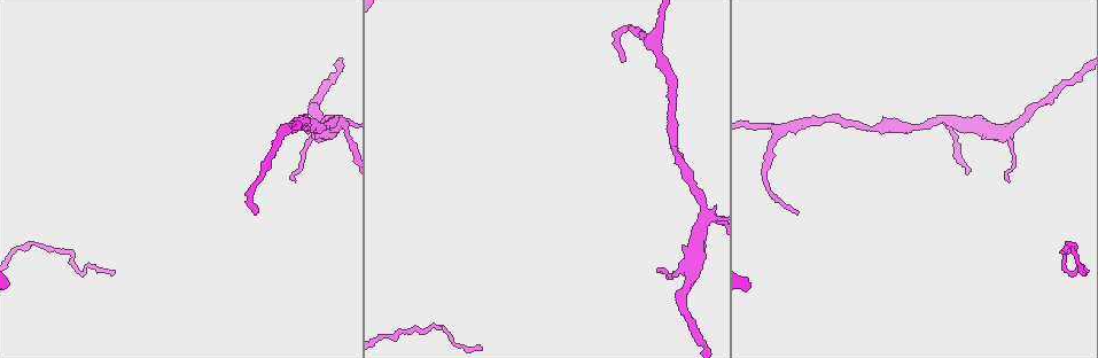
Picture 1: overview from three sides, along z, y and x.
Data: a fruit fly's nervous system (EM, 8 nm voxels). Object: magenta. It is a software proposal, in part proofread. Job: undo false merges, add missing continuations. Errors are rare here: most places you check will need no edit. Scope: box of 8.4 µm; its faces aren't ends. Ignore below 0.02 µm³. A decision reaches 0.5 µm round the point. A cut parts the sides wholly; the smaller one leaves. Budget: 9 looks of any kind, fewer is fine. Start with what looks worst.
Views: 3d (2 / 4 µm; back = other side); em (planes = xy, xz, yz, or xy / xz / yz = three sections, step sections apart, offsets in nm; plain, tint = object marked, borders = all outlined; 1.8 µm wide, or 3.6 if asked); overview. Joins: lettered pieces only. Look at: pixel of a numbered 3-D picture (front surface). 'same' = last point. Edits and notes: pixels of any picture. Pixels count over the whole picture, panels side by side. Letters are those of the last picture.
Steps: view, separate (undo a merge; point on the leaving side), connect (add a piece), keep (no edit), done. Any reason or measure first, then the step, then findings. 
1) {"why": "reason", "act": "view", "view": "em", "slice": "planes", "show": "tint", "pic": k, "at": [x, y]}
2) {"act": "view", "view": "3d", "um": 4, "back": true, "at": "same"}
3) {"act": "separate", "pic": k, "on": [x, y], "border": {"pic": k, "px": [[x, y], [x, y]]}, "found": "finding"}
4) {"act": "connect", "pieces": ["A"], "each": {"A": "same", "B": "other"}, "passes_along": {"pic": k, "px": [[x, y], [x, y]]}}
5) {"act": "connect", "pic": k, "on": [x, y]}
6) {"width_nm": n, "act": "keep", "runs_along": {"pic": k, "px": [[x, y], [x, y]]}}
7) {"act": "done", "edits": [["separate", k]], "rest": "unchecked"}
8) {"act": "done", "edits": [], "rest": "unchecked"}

{"act": "view", "view": "em", "slice": "yz", "step": 8, "show": "borders", "pic": 1, "at": [623, 60]}

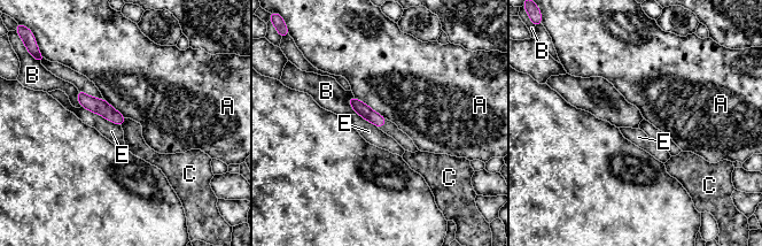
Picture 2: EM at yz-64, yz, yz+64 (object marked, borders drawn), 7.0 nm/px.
{"width_nm": 90, "act": "keep", "each": {"A": "other", "B": "other", "C": "other", "E": "other"}, "border": {"pic": 2, "px": [[82, 106], [121, 127]]}, "found": "no lettered piece goes on from it"}

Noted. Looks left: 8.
{"why": "a narrow waist", "act": "view", "view": "3d", "um": 2, "pic": 1, "at": [341, 121]}

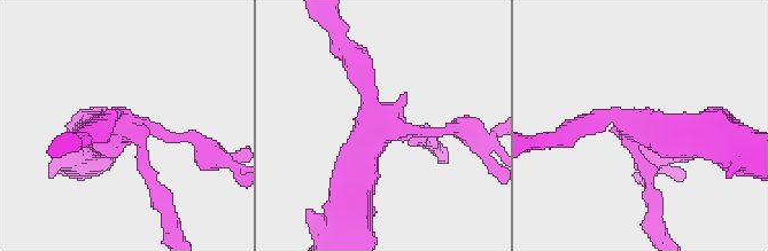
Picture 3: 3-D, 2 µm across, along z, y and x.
{"act": "view", "view": "em", "slice": "planes", "show": "plain", "pic": 3, "at": [371, 127]}

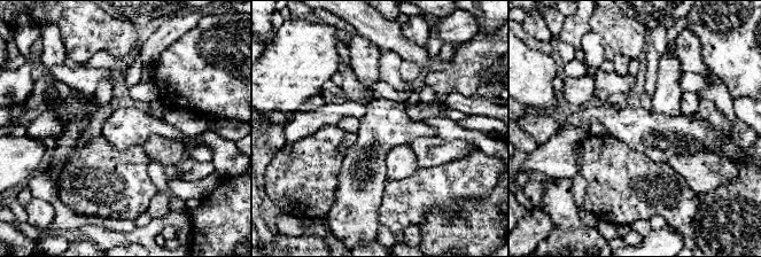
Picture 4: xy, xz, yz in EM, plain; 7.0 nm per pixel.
{"why": "see the neighbours", "act": "view", "view": "em", "slice": "planes", "show": "borders", "at": "same"}

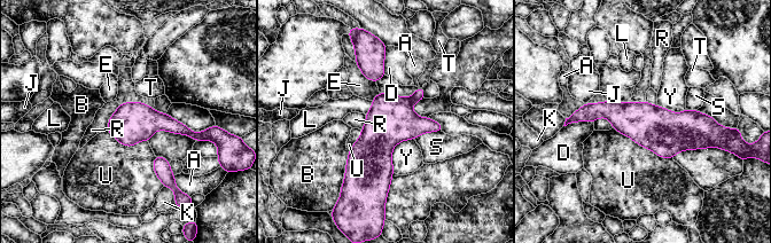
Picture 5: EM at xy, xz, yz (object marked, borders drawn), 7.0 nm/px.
{"act": "keep", "each": {"A": "other", "B": "other", "D": "other", "E": "other", "J": "other", "K": "other", "L": "other", "R": "other", "S": "other", "T": "other", "U": "other", "Y": "other"}, "border": {"pic": 5, "px": [[613, 127], [660, 156], [672, 158]]}, "found": "continuous, no second cell"}

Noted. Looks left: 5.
{"why": "branch point", "act": "view", "view": "3d", "um": 2, "pic": 1, "at": [288, 130]}

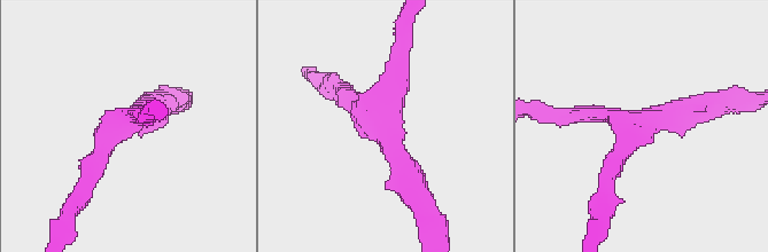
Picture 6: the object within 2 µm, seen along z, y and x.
{"arms": 3, "why": "now the EM", "act": "view", "view": "em", "slice": "xy", "step": 16, "show": "tint", "pic": 6, "at": [640, 124]}

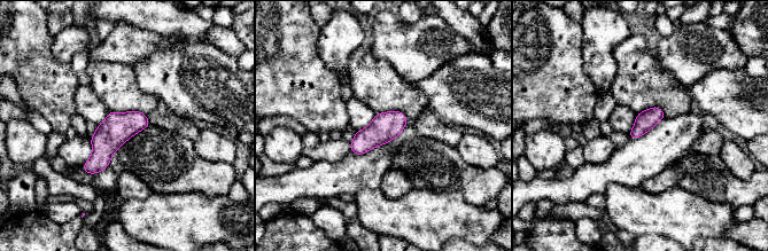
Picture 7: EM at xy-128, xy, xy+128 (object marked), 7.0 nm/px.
{"act": "view", "view": "em", "slice": "planes", "show": "borders", "at": "same"}

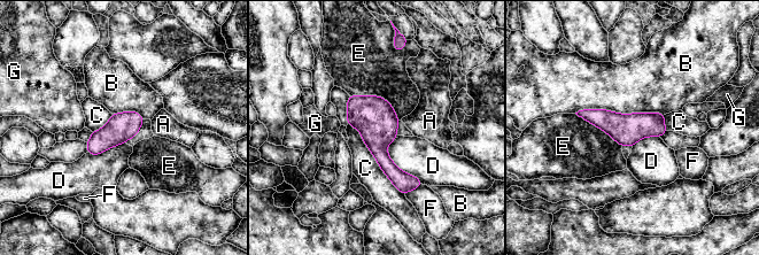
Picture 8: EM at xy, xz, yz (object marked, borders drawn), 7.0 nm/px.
{"act": "keep", "each": {"A": "other", "B": "other", "C": "other", "D": "other", "E": "other", "F": "other", "G": "other"}, "border": {"pic": 8, "px": [[396, 136], [389, 159], [423, 184]]}, "found": "continuous, no second cell"}

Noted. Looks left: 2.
{"act": "view", "view": "3d", "um": 4, "pic": 1, "at": [662, 273]}

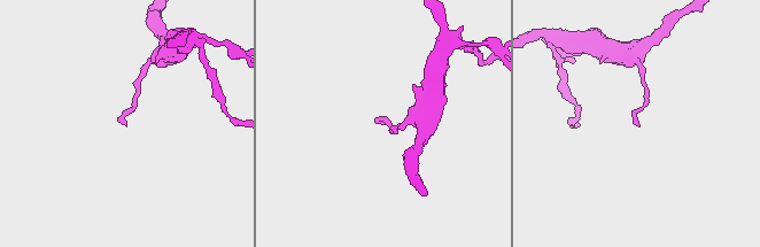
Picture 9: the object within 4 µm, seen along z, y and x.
{"act": "view", "view": "em", "slice": "planes", "show": "borders", "pic": 9, "at": [639, 126]}

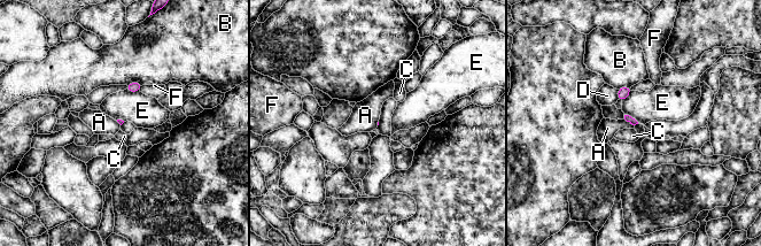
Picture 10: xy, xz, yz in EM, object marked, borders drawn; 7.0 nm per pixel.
{"act": "keep", "each": {"A": "other", "B": "other", "C": "other", "D": "other", "E": "other", "F": "other"}, "border": {"pic": 10, "px": [[621, 120], [634, 125]]}, "found": "no lettered piece goes on from it"}

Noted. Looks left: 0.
{"act": "done", "edits": [], "rest": "unchecked"}

